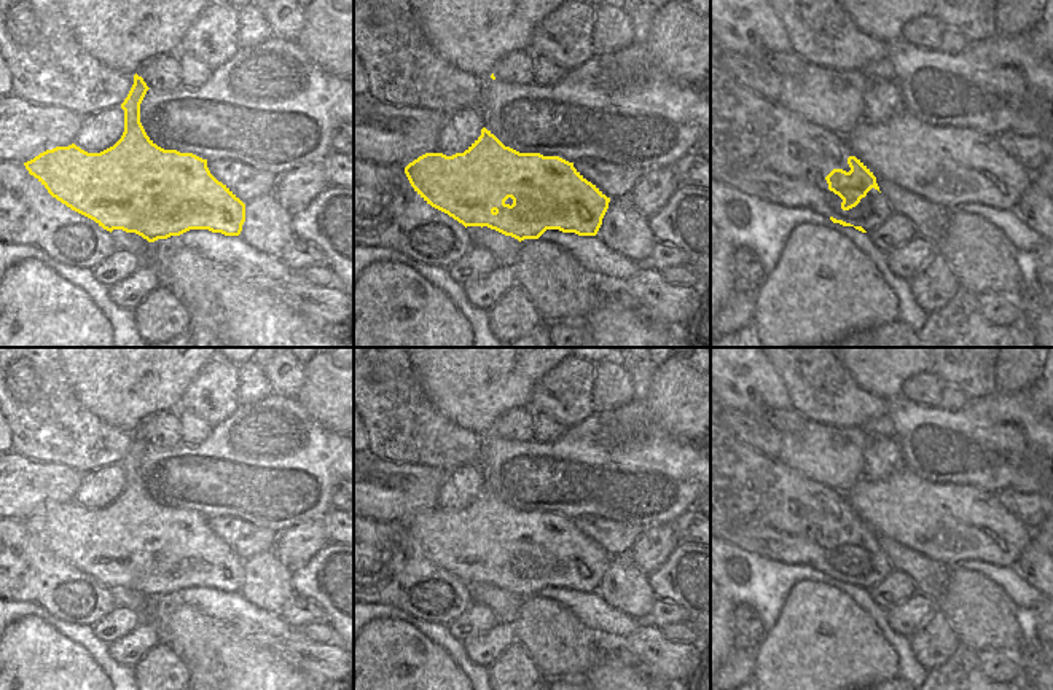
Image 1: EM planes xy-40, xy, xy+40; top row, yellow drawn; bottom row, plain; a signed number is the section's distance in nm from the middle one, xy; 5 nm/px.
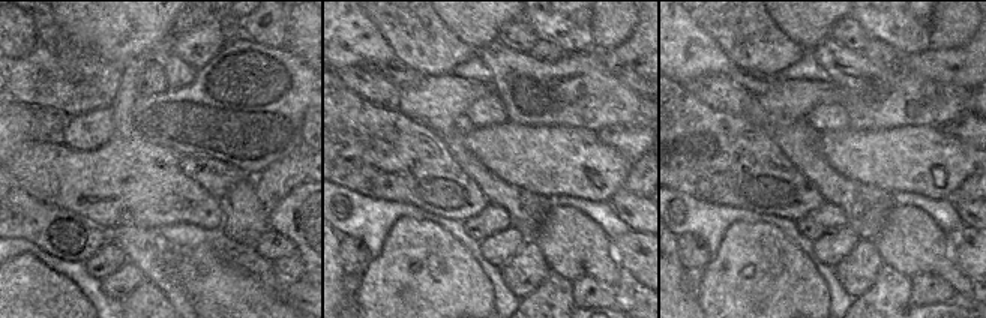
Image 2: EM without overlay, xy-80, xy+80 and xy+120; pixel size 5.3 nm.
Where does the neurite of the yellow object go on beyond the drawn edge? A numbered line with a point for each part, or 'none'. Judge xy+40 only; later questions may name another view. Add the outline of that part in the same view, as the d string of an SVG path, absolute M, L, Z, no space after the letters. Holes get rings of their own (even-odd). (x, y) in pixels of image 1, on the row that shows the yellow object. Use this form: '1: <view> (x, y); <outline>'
1: xy+40 (950, 166); M900 115L879 127L854 129L846 140L854 156L876 178L887 178L948 210L956 210L961 204L1013 210L1032 185L1032 172L1023 163L996 139L970 127L935 127L910 115Z

